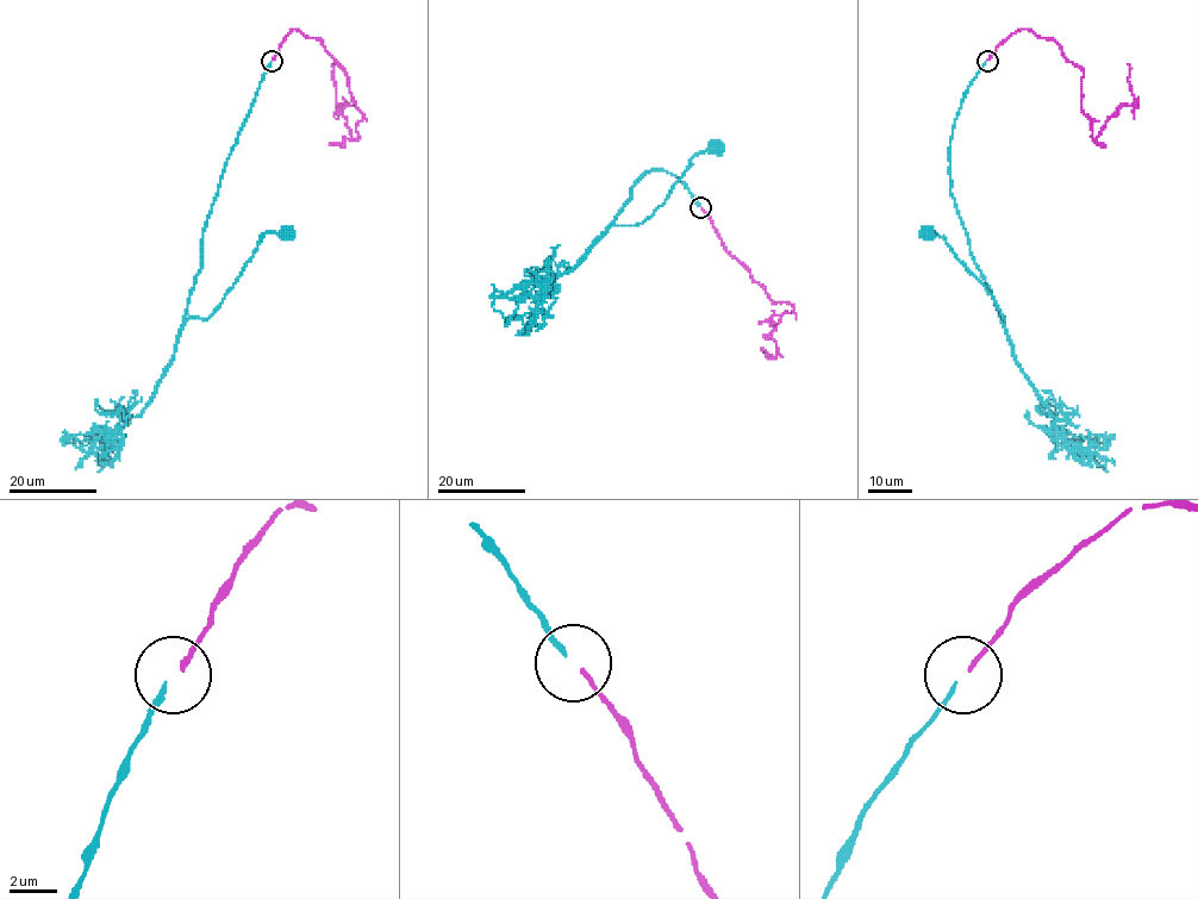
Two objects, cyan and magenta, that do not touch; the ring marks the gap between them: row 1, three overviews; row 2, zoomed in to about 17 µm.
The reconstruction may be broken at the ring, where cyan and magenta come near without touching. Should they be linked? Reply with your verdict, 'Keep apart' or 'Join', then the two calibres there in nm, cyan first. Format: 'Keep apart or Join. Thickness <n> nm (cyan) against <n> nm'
Join. Thickness 160 nm (cyan) against 170 nm

